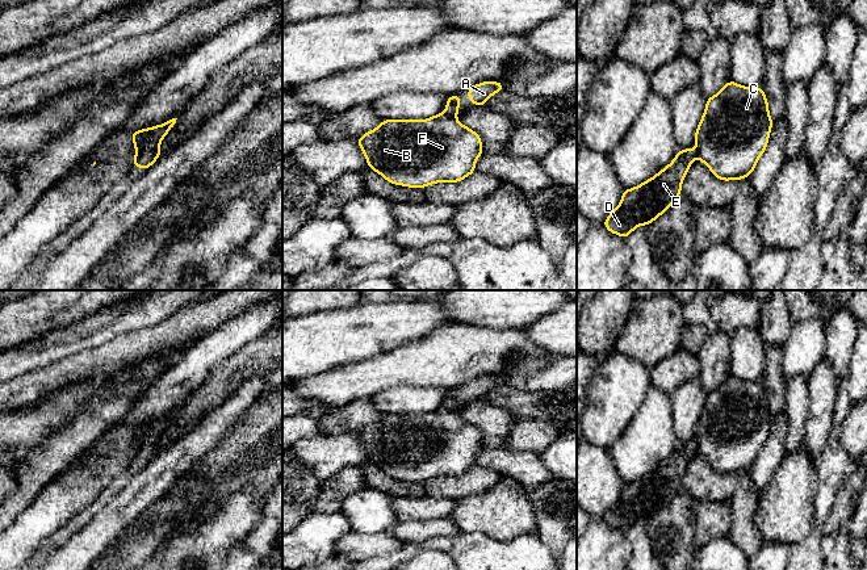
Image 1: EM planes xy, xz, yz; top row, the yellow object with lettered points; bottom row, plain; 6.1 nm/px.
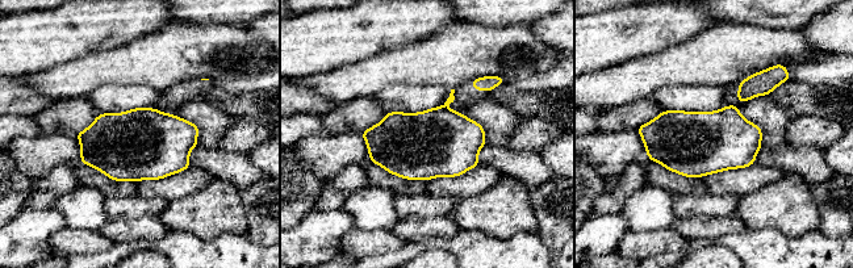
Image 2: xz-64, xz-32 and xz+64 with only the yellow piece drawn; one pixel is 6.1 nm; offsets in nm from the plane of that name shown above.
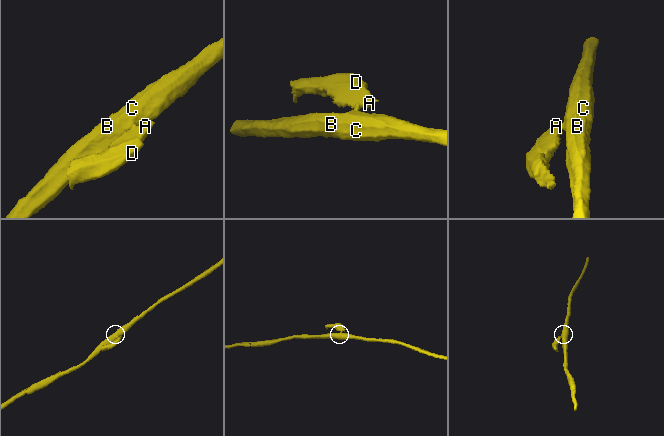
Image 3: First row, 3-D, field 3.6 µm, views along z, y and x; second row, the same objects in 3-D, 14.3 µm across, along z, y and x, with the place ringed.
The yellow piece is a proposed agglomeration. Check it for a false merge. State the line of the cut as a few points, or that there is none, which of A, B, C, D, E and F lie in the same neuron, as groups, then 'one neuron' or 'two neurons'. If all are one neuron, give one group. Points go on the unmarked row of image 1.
cut xz (445, 406), (455, 411); groups A D E / B C F; two neurons

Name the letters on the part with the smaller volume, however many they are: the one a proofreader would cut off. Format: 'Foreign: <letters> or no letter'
Foreign: A, D, E

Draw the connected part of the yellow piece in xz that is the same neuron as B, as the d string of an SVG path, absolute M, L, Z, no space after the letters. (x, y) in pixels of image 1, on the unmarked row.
M439 407L427 414L382 414L356 437L368 456L386 475L407 482L426 482L436 477L460 477L476 466L476 454L483 448L477 426L461 419L456 411Z

